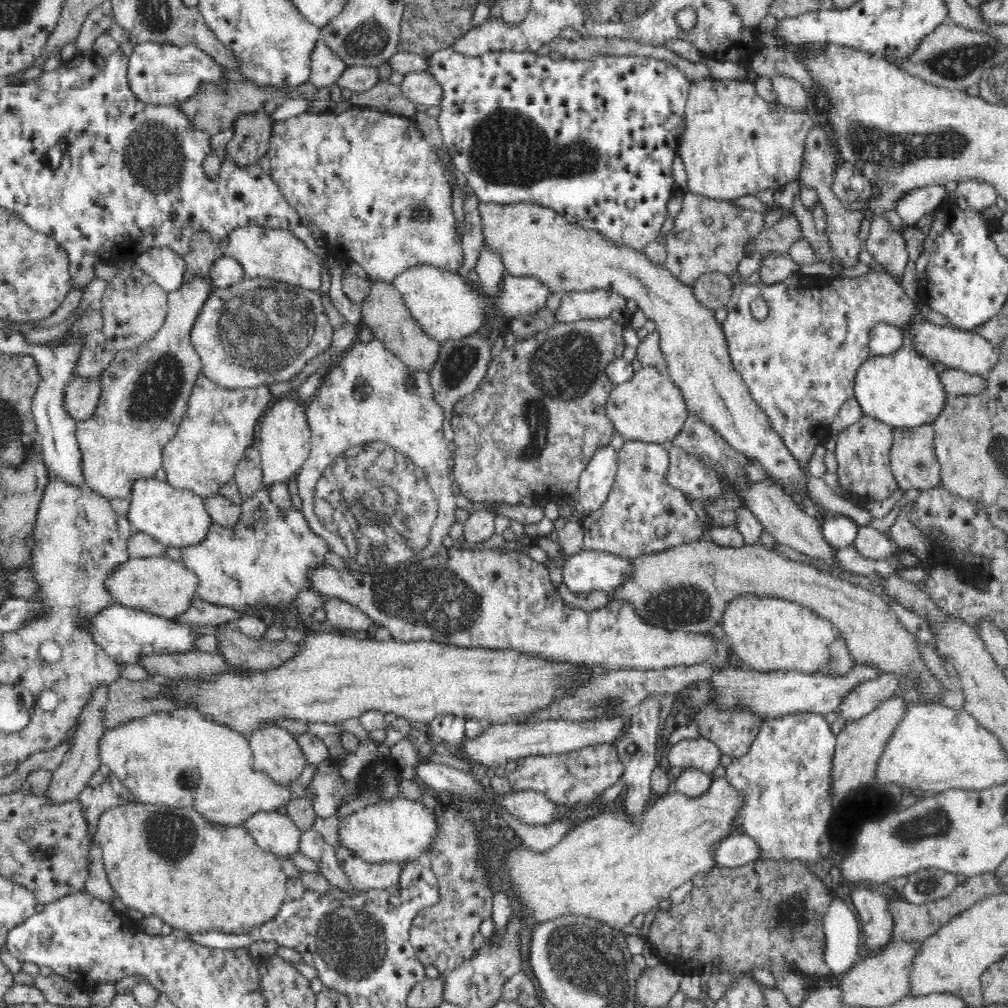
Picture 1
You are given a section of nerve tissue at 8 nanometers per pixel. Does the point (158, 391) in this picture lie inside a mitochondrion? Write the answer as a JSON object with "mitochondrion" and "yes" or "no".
{"mitochondrion":"yes"}

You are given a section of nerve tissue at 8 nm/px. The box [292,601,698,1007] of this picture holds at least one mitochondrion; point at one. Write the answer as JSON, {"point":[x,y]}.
{"point":[351,941]}

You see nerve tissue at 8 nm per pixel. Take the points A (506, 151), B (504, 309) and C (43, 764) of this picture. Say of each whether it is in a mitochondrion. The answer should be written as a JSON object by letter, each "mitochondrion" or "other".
{"A":"mitochondrion","B":"other","C":"other"}

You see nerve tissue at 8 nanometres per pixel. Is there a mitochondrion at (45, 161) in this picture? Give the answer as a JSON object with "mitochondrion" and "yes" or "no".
{"mitochondrion":"no"}

